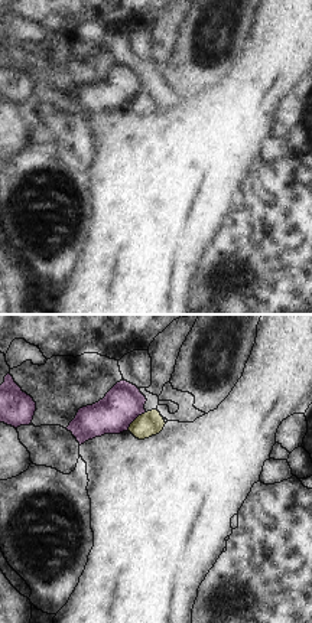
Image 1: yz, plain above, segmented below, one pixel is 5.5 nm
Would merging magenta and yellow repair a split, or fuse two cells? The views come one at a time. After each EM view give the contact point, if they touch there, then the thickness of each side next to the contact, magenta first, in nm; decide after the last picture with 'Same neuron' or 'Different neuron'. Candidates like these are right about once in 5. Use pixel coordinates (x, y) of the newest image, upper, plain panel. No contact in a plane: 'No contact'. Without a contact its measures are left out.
Touches magenta at (135, 95). Thickness 220 nm (magenta) against 140 nm.

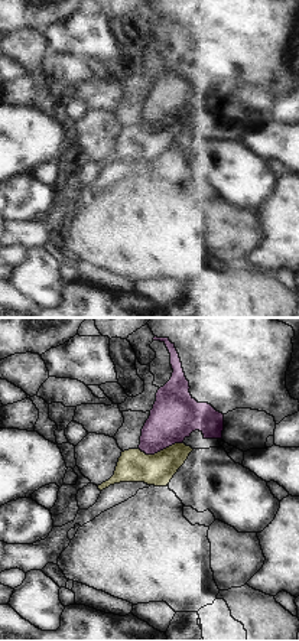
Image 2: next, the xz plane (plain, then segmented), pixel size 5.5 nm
Touches magenta at (161, 126). Thickness 260 nm (magenta) against 180 nm.

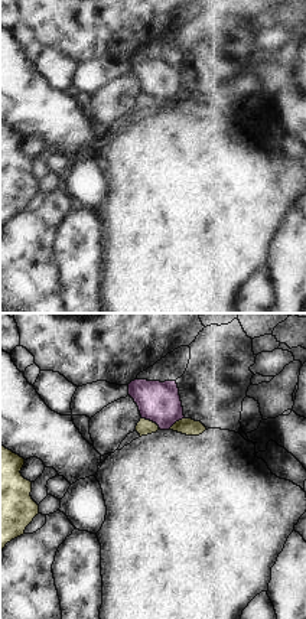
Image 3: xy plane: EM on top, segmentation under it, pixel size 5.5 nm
Touches magenta at (152, 97). Thickness 220 nm (magenta) against 90 nm.

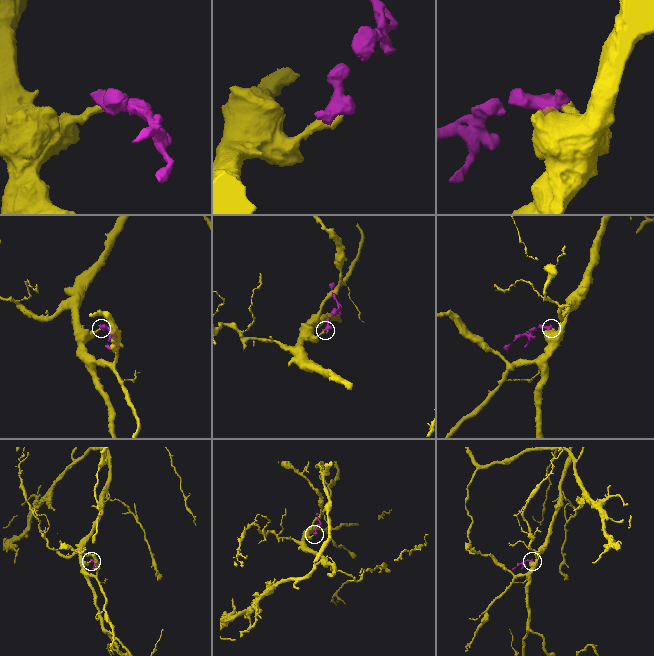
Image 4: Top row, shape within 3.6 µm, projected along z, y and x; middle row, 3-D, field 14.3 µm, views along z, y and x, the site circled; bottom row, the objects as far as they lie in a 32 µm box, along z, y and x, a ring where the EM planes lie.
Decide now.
Different neuron.

